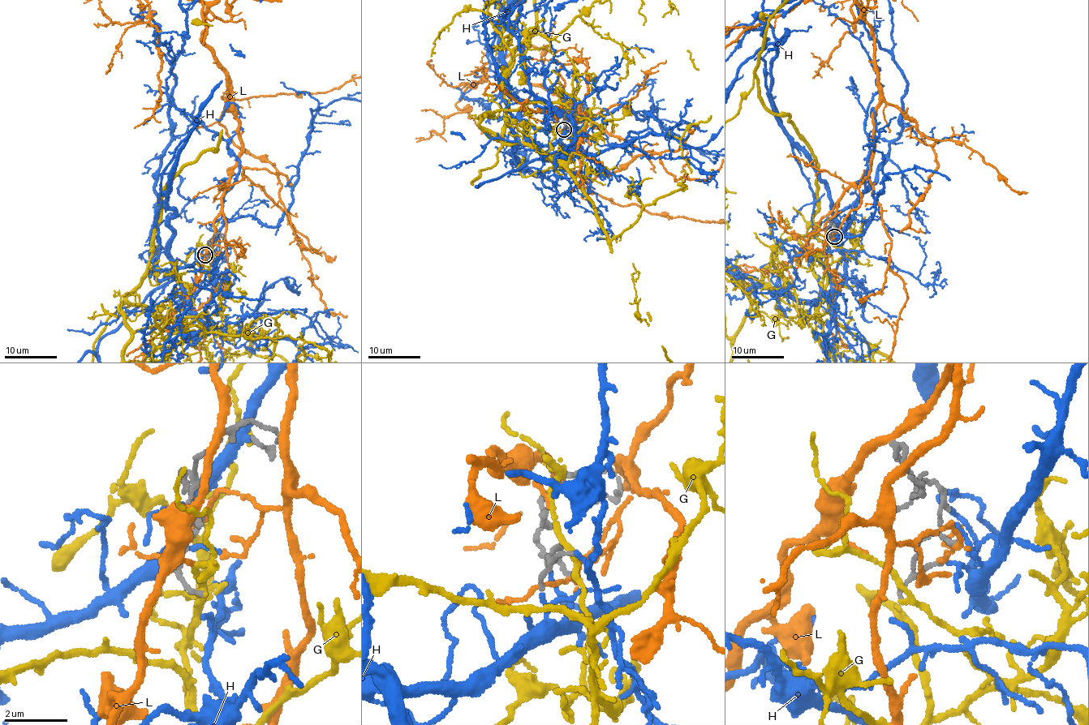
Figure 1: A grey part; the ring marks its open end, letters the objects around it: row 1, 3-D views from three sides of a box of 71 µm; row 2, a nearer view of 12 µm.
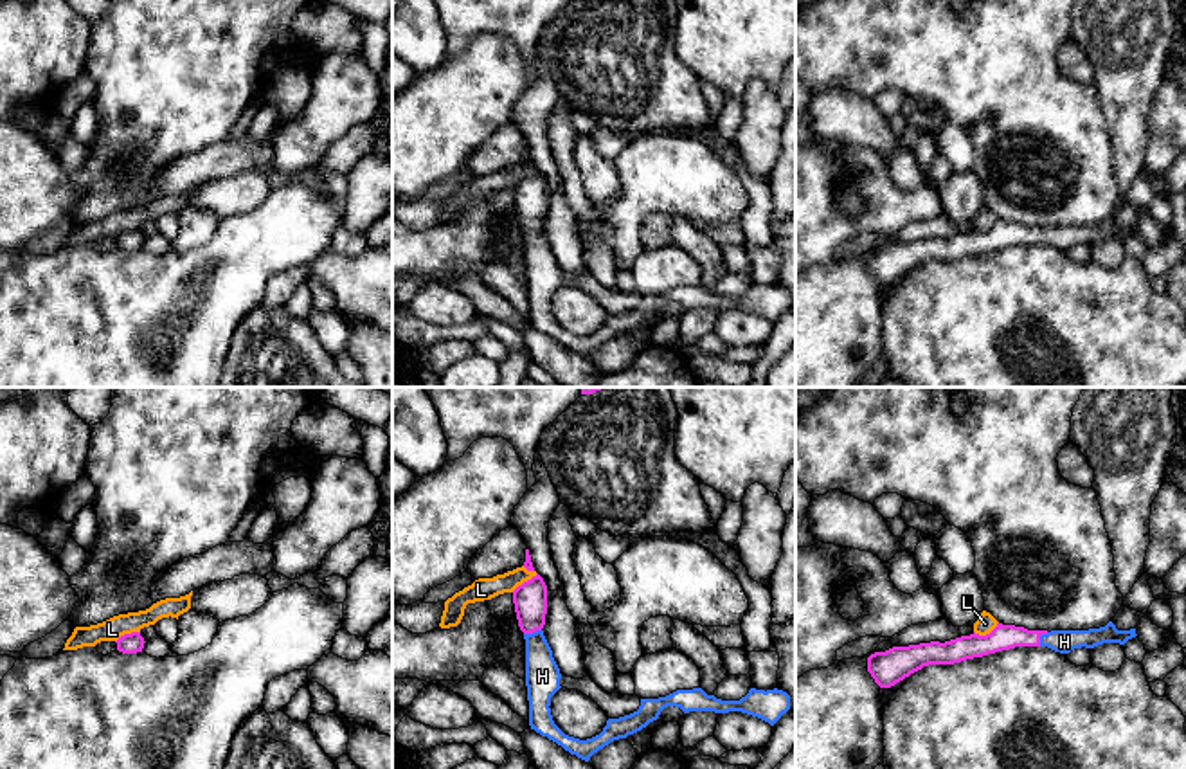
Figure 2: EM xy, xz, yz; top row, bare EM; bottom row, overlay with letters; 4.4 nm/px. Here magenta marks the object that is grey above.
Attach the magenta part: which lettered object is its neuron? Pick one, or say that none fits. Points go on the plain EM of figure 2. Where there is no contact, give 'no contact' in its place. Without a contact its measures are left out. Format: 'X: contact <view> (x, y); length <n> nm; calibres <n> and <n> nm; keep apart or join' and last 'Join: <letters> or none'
G: no contact; keep apart
H: contact xz (531, 229); length 80 nm; calibres 150 and 160 nm; join
L: contact xz (524, 179); length 150 nm; calibres 150 and 100 nm; keep apart
Join: H

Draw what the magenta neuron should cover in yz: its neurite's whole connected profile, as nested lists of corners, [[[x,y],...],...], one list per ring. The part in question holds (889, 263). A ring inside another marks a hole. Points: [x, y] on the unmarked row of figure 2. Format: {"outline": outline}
{"outline": [[[1112,218],[1100,225],[1051,229],[997,220],[986,232],[974,229],[945,240],[930,238],[875,249],[867,254],[867,268],[880,285],[891,285],[929,261],[954,261],[1015,243],[1047,243],[1069,250],[1074,245],[1094,245],[1103,240],[1125,241],[1136,232],[1136,225],[1118,227]]]}

